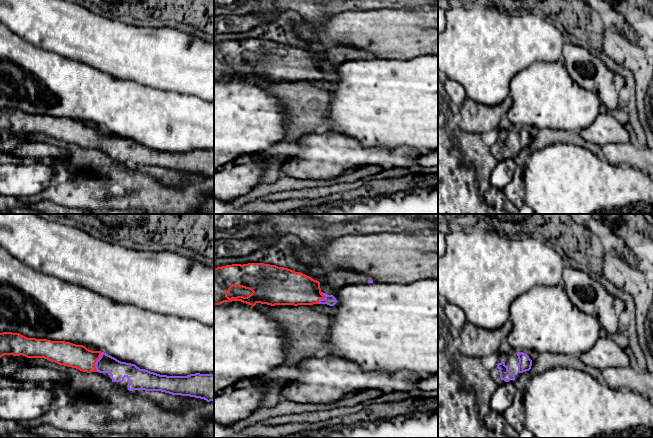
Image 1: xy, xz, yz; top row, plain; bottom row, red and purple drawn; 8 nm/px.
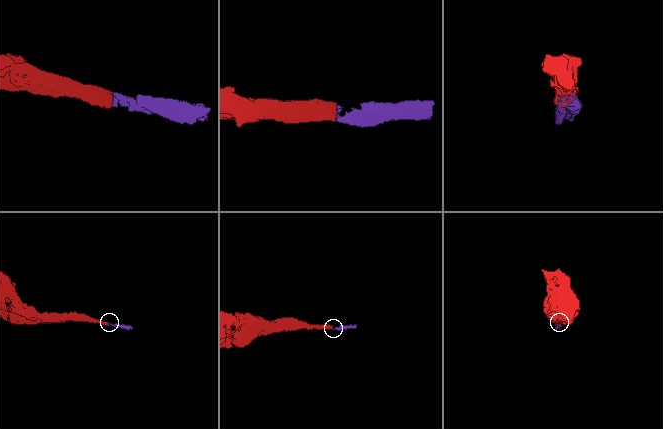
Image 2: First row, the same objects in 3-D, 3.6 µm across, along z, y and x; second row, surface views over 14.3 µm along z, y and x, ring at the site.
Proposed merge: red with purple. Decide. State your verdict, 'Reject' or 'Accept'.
Accept

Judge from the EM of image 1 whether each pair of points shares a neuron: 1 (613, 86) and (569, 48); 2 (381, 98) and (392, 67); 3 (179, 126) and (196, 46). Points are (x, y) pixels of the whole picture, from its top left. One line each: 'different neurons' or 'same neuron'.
1: same neuron
2: same neuron
3: different neurons

